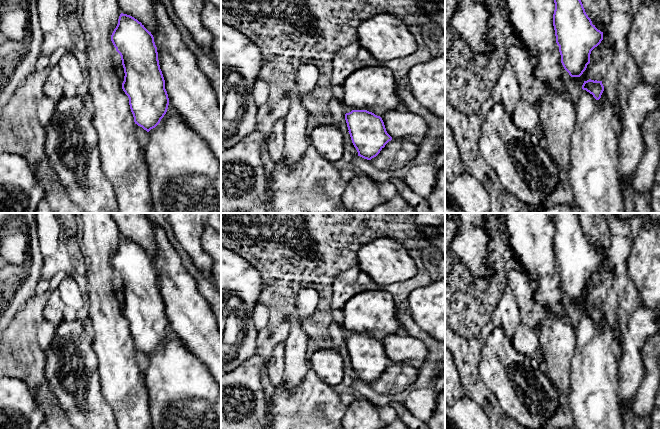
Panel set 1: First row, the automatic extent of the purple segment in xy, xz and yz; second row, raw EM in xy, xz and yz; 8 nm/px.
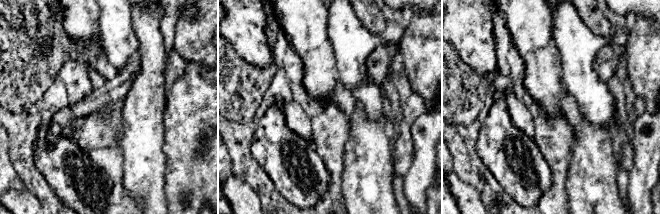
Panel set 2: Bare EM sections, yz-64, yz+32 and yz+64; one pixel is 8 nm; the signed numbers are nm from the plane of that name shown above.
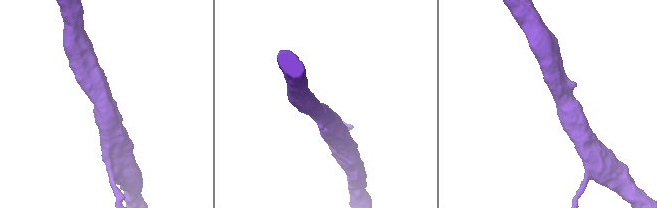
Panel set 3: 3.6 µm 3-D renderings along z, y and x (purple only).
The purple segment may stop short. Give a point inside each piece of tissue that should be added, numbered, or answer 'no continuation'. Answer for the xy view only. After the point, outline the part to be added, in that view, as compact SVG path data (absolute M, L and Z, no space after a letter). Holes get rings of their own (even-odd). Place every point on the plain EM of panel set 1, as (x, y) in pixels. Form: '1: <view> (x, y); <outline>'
no continuation

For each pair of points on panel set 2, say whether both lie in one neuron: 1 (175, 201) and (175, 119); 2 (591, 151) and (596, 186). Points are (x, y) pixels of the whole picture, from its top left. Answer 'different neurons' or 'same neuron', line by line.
1: same neuron
2: same neuron

